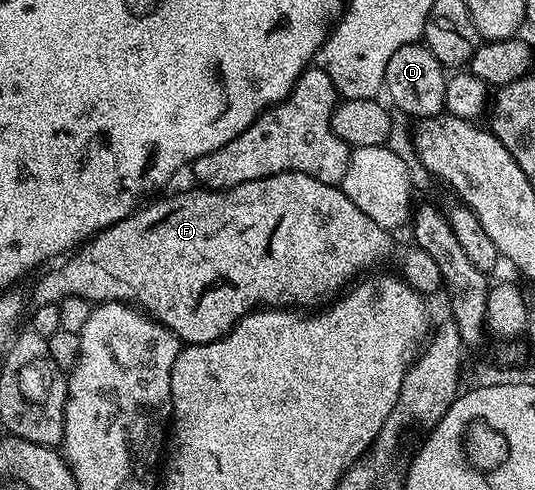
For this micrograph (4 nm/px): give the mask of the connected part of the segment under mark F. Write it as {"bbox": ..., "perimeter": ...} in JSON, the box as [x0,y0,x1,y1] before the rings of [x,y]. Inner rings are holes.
{"bbox":[33,172,391,345],"perimeter":[[[281,172],[268,178],[244,182],[240,186],[221,190],[199,187],[197,191],[178,192],[175,196],[164,197],[163,200],[151,199],[150,205],[147,203],[145,206],[139,207],[138,211],[128,218],[124,218],[120,222],[102,229],[98,235],[90,237],[73,255],[66,258],[71,258],[71,260],[63,259],[61,261],[63,264],[59,268],[54,268],[39,278],[38,285],[34,288],[33,303],[37,306],[57,305],[64,298],[79,296],[95,305],[107,304],[108,302],[129,304],[145,312],[152,319],[161,322],[168,330],[172,330],[172,334],[176,334],[183,345],[207,344],[213,340],[218,340],[221,336],[228,335],[248,313],[255,311],[259,306],[287,310],[313,309],[315,306],[337,297],[351,281],[361,277],[367,270],[373,269],[370,268],[373,264],[378,264],[390,256],[391,233],[376,222],[372,222],[372,218],[368,218],[368,214],[364,214],[364,210],[360,210],[360,206],[356,206],[356,202],[352,202],[352,198],[348,198],[348,194],[344,194],[339,185],[325,184],[308,174]]]}

